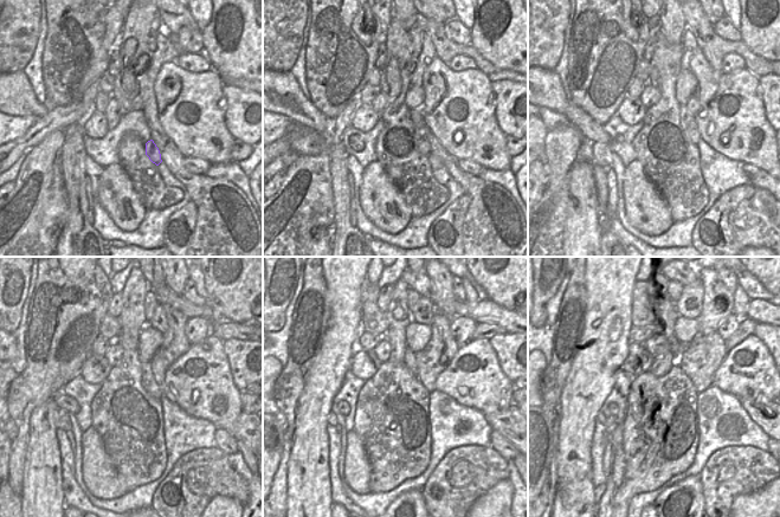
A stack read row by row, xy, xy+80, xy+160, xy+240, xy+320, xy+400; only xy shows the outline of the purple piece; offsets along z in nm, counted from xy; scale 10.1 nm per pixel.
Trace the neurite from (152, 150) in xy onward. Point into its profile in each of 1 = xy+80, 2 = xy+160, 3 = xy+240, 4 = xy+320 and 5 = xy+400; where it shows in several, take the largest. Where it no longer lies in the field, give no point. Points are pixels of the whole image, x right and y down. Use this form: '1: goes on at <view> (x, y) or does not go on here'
1: goes on at xy+80 (423, 135)
2: goes on at xy+160 (688, 123)
3: goes on at xy+240 (148, 382)
4: goes on at xy+320 (410, 357)
5: goes on at xy+400 (665, 311)

